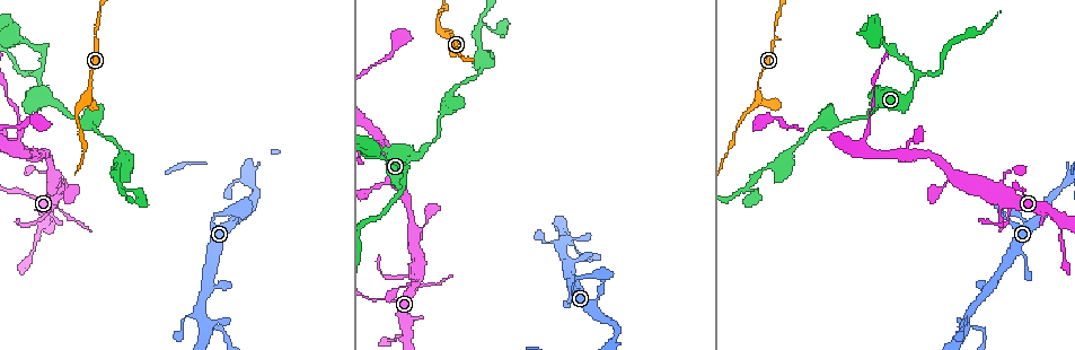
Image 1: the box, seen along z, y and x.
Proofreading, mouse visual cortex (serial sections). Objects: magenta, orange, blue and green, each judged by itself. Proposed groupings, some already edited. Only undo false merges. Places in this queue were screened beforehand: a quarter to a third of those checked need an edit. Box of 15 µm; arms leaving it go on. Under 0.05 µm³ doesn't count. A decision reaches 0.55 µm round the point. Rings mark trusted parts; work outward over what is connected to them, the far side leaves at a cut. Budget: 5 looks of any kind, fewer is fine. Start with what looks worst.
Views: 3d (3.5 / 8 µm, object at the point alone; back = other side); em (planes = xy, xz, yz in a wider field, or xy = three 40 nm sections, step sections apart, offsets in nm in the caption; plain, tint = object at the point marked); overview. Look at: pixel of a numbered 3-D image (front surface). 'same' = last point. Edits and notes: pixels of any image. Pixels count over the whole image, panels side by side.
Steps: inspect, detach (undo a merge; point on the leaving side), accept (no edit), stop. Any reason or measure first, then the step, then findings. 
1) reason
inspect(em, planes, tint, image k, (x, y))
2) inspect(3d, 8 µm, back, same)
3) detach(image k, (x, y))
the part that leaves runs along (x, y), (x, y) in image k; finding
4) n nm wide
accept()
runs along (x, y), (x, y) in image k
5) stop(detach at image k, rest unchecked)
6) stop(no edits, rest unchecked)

three-way junction
inspect(3d, 3.5 µm, image 1, (917, 78))

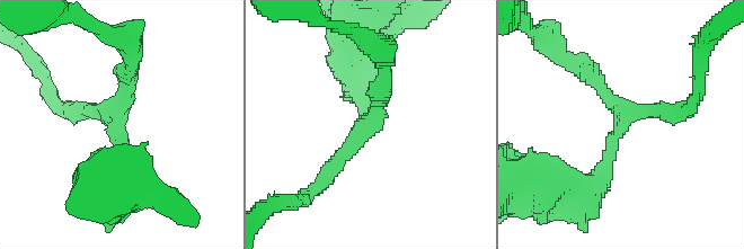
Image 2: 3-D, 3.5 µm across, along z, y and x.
shape alone is not enough
inspect(em, xy, step 5, tint, image 2, (362, 126))

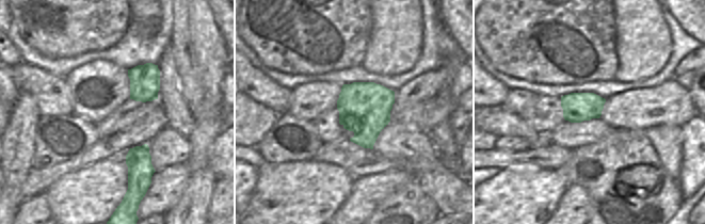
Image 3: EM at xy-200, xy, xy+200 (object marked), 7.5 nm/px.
380 nm wide
accept()
runs along (112, 186), (112, 121), (129, 69) in image 2; continuous, no second cell

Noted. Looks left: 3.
inspect(3d, 3.5 µm, image 1, (18, 122))

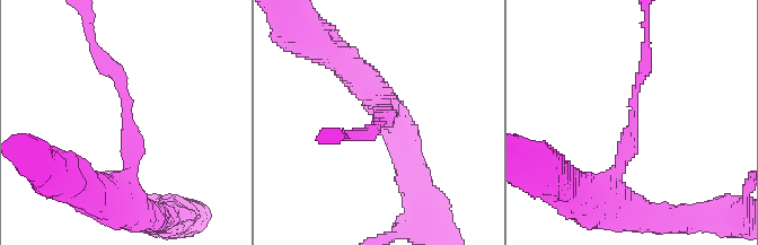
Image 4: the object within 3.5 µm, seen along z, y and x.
arms of 200, 200 nm; now the EM
inspect(em, xy, step 5, tint, image 4, (126, 113))

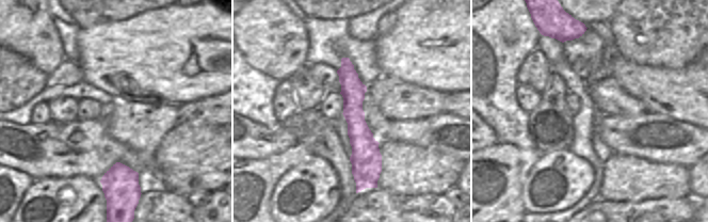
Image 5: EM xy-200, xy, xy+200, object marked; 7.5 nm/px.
accept()
runs along (128, 185), (124, 92), (96, 46) in image 4; one cell here

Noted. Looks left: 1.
stop(no edits, rest unchecked)

